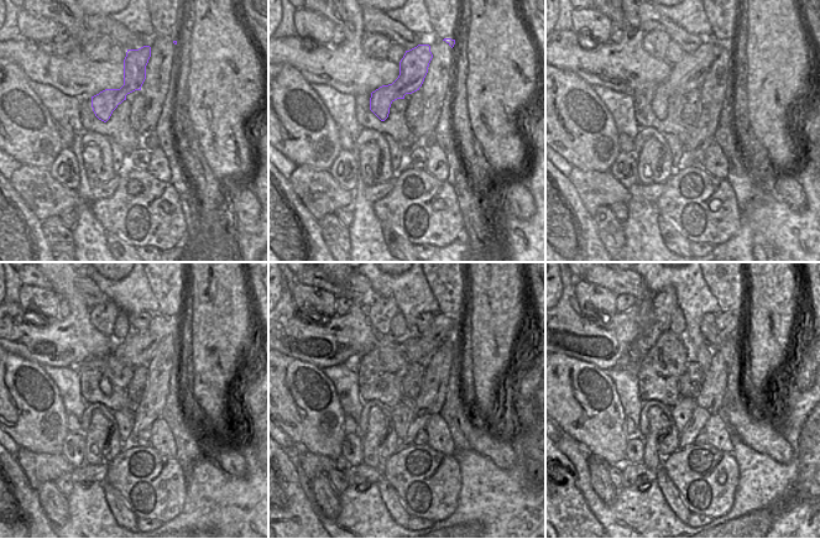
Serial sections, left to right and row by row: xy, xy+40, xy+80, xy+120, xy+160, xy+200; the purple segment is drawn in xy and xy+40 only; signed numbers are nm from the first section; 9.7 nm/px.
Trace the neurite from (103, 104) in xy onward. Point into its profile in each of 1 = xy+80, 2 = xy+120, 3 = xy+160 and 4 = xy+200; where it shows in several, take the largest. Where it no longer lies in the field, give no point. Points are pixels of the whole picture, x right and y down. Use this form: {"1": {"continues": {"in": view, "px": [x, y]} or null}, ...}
{"1": {"continues": {"in": "xy+80", "px": [689, 73]}}, "2": {"continues": {"in": "xy+120", "px": [137, 349]}}, "3": {"continues": {"in": "xy+160", "px": [417, 349]}}, "4": {"continues": {"in": "xy+200", "px": [727, 322]}}}

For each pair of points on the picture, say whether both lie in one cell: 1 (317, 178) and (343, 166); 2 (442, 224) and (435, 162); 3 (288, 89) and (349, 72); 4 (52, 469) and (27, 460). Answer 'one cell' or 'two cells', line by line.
1: two cells
2: two cells
3: two cells
4: one cell

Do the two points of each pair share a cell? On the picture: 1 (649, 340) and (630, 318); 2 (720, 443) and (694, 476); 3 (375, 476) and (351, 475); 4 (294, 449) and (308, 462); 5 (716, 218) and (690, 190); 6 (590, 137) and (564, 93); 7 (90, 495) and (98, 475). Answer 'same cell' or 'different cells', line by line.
1: different cells
2: different cells
3: same cell
4: different cells
5: same cell
6: same cell
7: different cells

